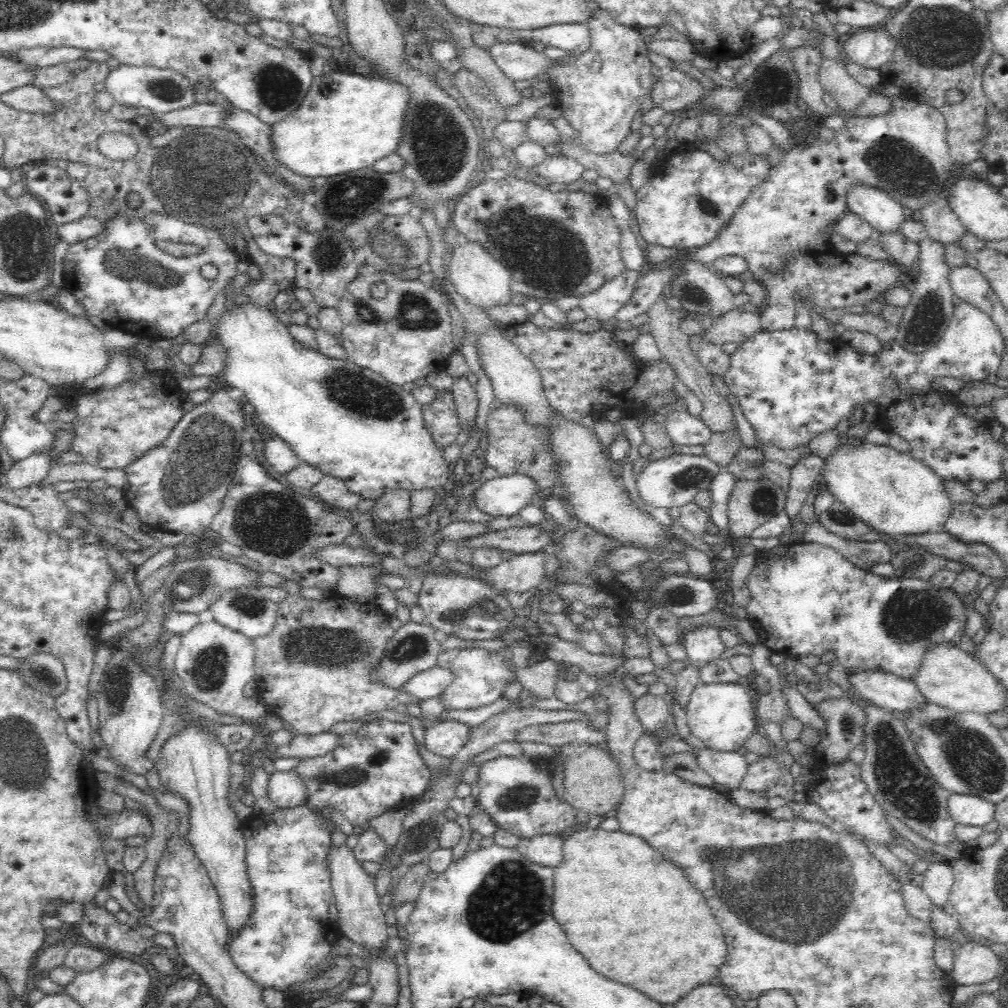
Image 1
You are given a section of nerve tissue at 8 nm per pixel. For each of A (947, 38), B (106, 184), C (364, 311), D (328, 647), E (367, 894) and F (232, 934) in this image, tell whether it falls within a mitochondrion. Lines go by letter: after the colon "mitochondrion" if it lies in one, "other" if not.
A: mitochondrion
B: other
C: mitochondrion
D: mitochondrion
E: other
F: other

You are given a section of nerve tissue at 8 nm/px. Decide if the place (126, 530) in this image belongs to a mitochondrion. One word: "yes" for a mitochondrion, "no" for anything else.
no

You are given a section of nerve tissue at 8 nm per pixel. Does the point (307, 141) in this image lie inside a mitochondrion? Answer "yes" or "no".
no

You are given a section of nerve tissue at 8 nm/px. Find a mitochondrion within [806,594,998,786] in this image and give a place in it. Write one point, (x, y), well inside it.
(848, 725)

